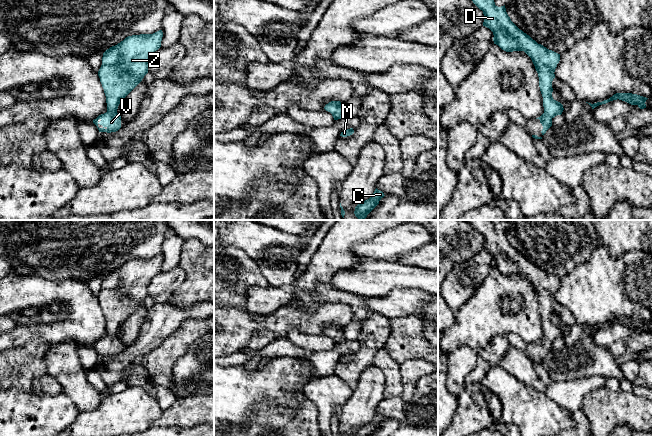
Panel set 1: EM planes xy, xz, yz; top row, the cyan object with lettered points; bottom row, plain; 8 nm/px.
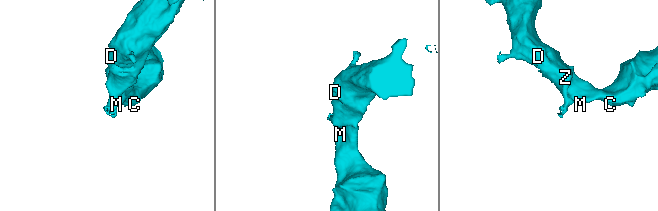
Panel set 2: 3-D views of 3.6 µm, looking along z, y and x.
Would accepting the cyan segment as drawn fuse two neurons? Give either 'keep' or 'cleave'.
keep

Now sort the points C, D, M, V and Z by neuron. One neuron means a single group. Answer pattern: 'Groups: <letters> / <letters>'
Groups: C D M V Z

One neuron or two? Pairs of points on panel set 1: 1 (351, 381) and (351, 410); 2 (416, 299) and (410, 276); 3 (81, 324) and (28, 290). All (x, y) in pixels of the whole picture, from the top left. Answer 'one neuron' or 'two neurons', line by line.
1: two neurons
2: two neurons
3: one neuron

